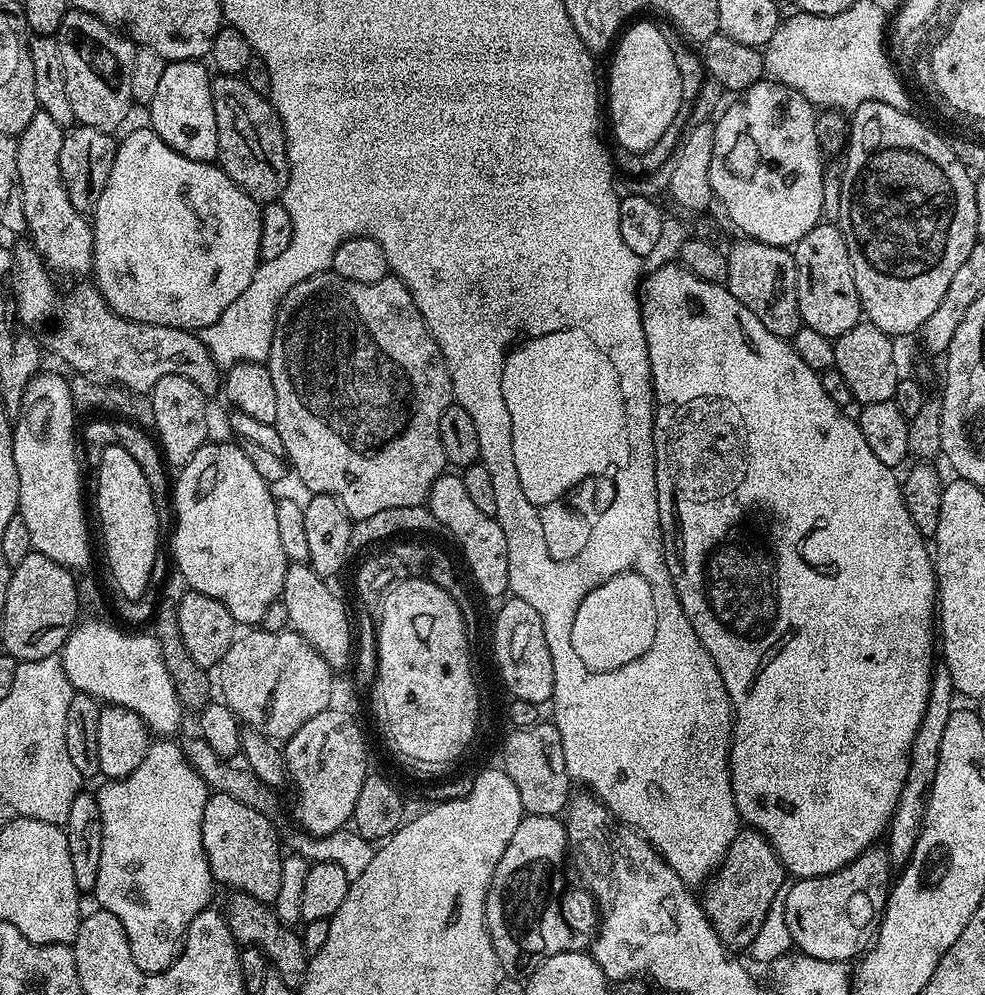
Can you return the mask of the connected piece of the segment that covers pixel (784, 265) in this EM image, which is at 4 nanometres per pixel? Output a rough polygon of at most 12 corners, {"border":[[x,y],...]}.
{"border":[[740,238],[727,249],[727,287],[770,330],[790,338],[792,252]]}

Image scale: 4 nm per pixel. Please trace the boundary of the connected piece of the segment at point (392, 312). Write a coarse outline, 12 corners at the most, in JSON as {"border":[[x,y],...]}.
{"border":[[390,274],[298,282],[285,457],[354,520],[424,504],[452,379]]}

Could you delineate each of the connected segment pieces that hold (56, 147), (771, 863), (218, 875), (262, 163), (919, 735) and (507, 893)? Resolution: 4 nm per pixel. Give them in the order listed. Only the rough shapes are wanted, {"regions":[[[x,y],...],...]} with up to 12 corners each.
{"regions":[[[37,111],[18,137],[26,236],[53,273],[87,277],[91,219],[74,210],[65,129]],[[741,827],[702,888],[729,950],[751,949],[785,884],[758,829]],[[212,792],[202,846],[213,881],[275,905],[280,836]],[[212,76],[220,169],[263,206],[288,185],[282,122],[240,76]],[[932,670],[926,712],[888,823],[889,865],[921,837],[942,733],[957,703],[950,670]],[[525,815],[486,894],[505,977],[591,949],[563,819]]]}

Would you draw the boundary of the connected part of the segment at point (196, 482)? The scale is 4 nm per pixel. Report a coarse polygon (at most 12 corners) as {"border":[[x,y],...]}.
{"border":[[203,444],[174,480],[187,587],[259,625],[289,561],[243,447]]}

